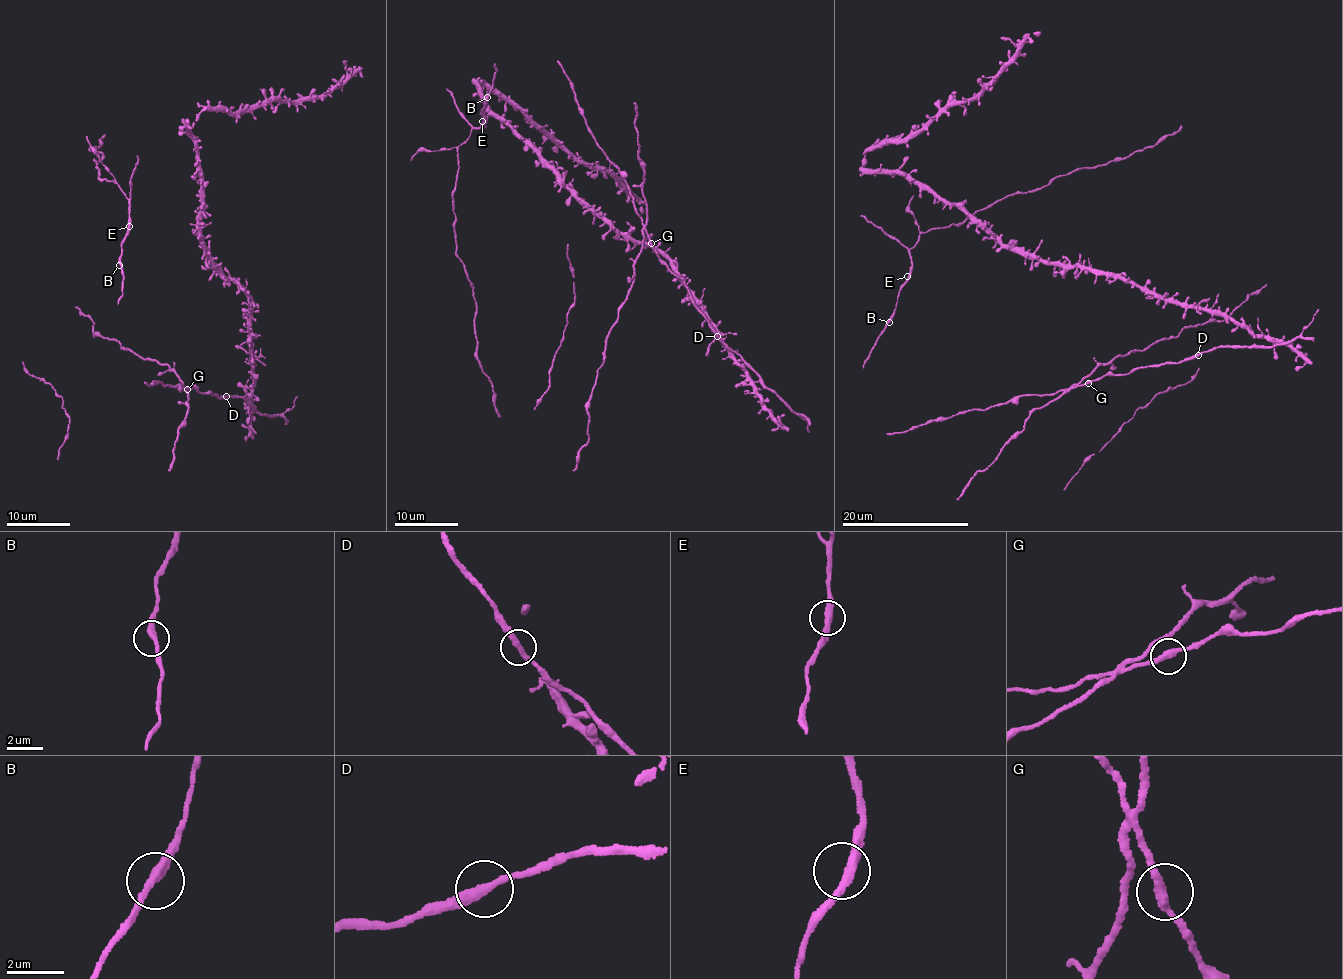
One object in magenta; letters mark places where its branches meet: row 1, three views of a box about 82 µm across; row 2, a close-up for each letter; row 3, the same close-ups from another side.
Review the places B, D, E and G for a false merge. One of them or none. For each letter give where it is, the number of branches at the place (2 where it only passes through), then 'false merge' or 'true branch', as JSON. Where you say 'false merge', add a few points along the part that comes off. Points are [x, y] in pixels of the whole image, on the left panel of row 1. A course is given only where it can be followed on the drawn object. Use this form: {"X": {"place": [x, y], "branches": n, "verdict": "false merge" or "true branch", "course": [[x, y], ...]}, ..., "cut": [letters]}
{"B": {"place": [119, 265], "branches": 2, "verdict": "true branch"}, "D": {"place": [226, 396], "branches": 2, "verdict": "true branch"}, "E": {"place": [129, 226], "branches": 2, "verdict": "true branch"}, "G": {"place": [187, 389], "branches": 2, "verdict": "true branch"}, "cut": []}

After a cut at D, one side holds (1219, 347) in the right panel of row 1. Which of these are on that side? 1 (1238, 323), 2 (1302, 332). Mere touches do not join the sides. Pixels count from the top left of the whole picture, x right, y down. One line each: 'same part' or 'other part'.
1: other part
2: same part

